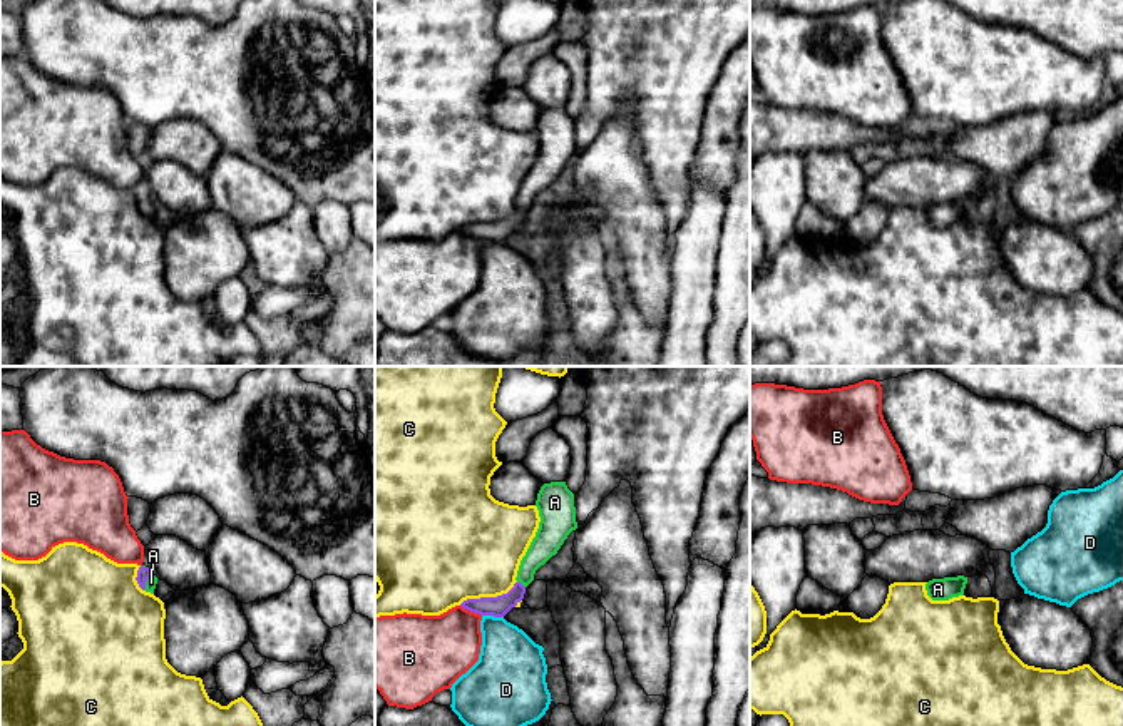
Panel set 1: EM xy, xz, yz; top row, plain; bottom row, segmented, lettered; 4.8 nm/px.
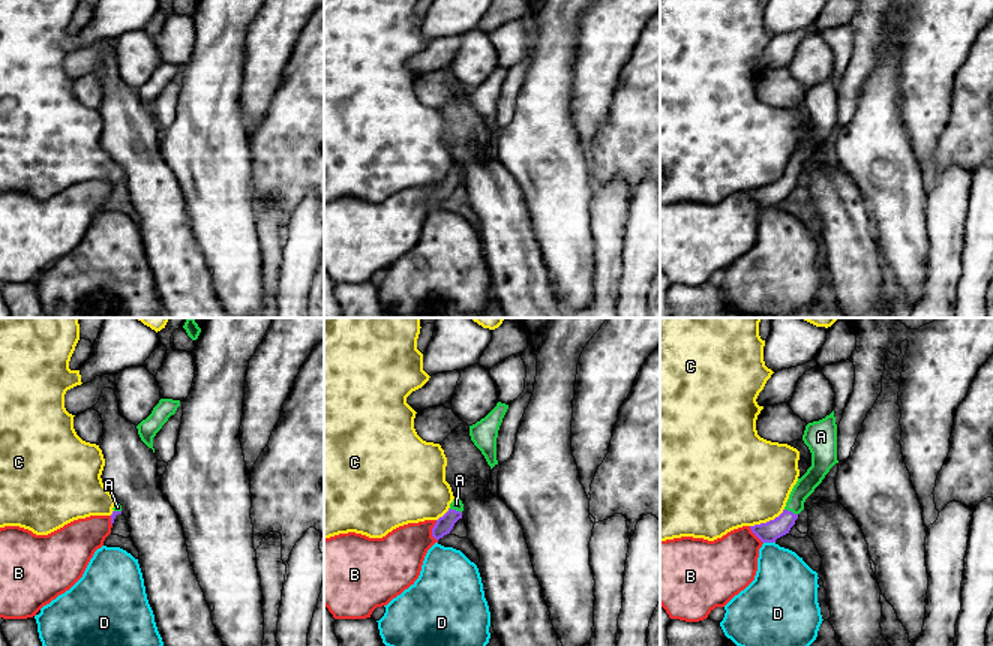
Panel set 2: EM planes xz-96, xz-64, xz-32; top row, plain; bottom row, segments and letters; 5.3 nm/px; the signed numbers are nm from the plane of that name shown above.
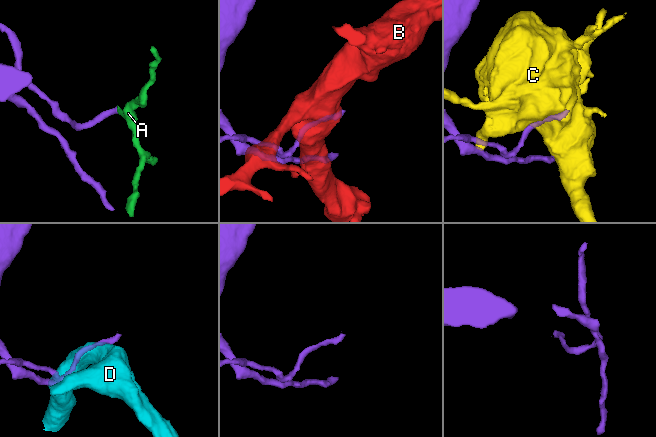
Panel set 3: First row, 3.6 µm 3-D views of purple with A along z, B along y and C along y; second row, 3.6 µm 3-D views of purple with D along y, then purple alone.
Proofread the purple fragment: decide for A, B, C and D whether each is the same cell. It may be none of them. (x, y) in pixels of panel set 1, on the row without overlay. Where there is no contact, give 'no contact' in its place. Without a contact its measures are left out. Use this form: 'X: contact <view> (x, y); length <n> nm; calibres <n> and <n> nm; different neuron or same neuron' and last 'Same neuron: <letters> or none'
A: contact xy (146, 206); length 100 nm; calibres 60 and 50 nm; same neuron
B: contact xz (471, 236); length 120 nm; calibres 100 and 340 nm; different neuron
C: contact xz (487, 223); length 300 nm; calibres 100 and 480 nm; different neuron
D: contact xz (492, 240); length 110 nm; calibres 100 and 300 nm; different neuron
Same neuron: A

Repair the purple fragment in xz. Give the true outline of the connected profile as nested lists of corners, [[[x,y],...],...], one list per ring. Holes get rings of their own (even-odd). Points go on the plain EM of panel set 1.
[[[566,107],[544,109],[537,119],[539,154],[520,186],[514,212],[497,222],[467,224],[460,231],[480,241],[504,243],[526,219],[536,196],[557,179],[567,161],[577,154],[574,119]]]

